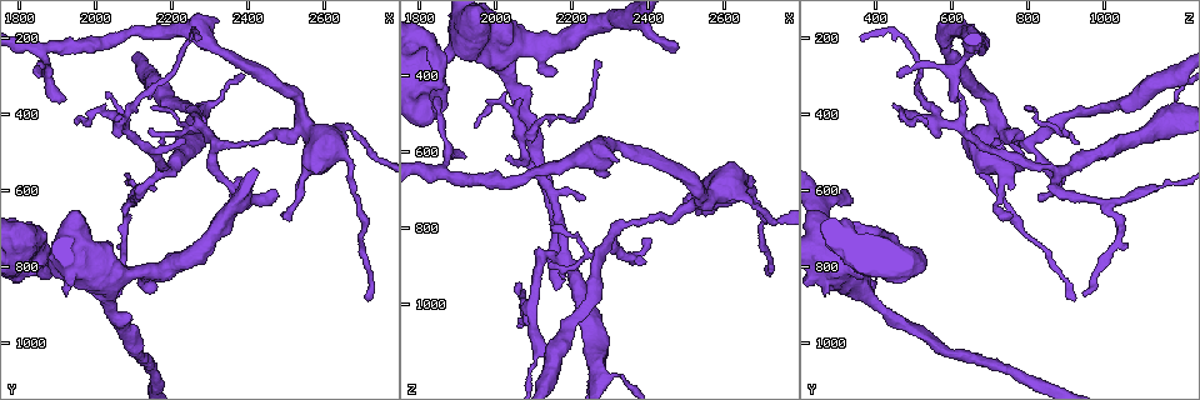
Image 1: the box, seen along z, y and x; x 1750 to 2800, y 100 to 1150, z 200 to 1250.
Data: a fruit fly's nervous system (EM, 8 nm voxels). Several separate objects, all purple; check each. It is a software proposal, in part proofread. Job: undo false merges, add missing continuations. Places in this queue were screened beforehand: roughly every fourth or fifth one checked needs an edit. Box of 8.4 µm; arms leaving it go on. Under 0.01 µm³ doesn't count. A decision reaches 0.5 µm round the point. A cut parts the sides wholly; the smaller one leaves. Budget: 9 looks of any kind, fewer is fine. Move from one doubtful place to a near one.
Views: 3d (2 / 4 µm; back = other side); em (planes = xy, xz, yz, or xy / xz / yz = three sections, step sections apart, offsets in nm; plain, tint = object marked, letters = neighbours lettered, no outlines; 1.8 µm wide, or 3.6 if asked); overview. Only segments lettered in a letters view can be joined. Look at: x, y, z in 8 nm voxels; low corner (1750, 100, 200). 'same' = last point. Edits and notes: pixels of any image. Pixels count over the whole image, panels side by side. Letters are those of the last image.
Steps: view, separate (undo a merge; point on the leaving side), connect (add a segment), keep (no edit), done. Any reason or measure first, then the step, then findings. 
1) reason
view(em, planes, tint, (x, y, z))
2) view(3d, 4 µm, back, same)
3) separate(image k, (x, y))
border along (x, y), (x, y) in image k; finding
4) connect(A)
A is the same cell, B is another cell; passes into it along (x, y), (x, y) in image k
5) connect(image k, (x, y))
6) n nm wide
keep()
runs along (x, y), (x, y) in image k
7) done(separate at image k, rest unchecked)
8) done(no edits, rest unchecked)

two arms at a narrow angle
view(em, yz, step 4, tint, (2550, 560, 745))

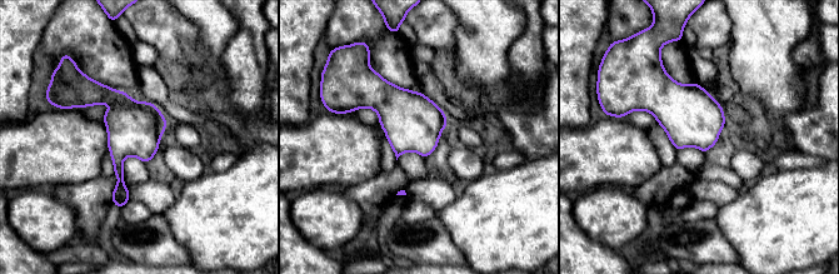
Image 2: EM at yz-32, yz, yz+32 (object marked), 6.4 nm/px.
view(em, yz, step 4, letters, same)

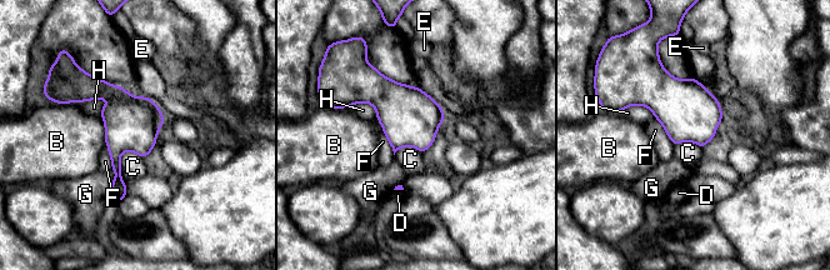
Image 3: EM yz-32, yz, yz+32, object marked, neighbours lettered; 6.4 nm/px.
H touches over 240 nm
keep()
B, C, D, E, F, G and H are other cells; border along (133, 150), (120, 156), (124, 183) in image 3; all the same neuron

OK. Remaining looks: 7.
tapers out
view(3d, 2 µm, (2240, 460, 715))

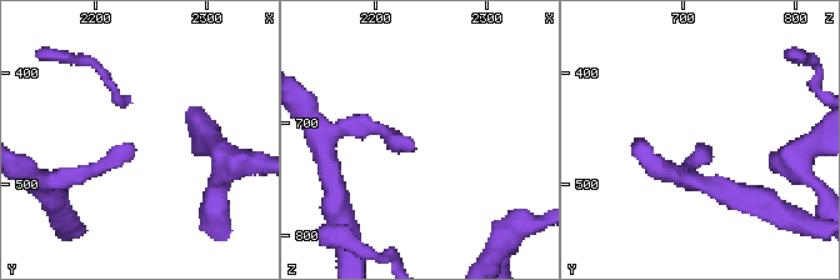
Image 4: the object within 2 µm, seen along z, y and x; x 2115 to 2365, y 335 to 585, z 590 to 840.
view(em, xy, step 4, letters, (2230, 464, 712))

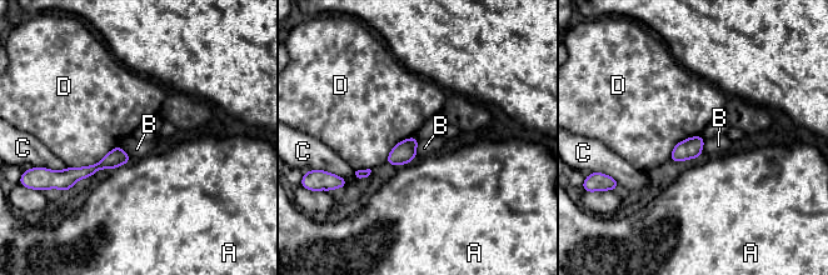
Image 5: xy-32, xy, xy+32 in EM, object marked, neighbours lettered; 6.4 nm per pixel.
view(em, planes, letters, same)

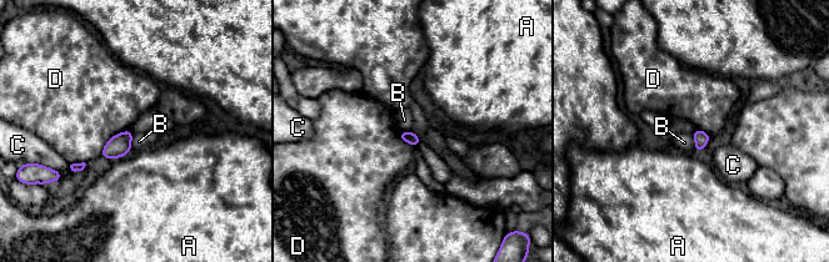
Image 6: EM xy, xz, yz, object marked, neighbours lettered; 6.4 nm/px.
D touches over 260 nm
keep()
A, B, C and D are other cells; border along (692, 134), (695, 141), (695, 151) in image 6; none of them fits

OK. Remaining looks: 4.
abrupt turn
view(3d, 4 µm, (2025, 405, 485))

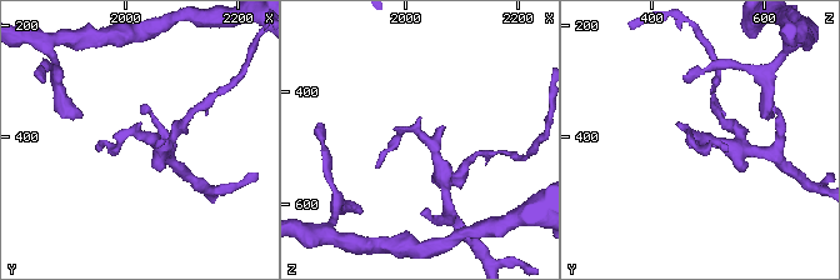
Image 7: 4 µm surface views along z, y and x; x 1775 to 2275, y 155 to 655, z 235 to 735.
now the EM
view(em, xy, step 16, tint, (2025, 405, 480))

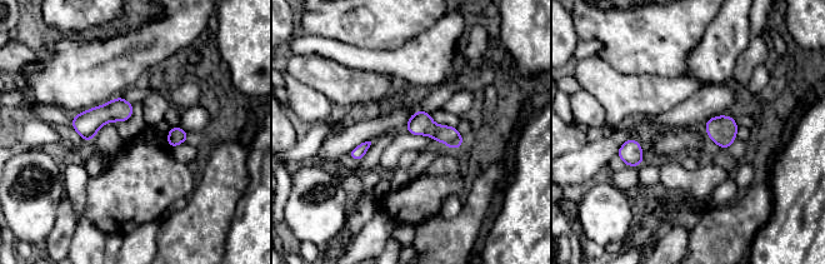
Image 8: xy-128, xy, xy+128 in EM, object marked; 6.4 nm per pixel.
what lies round it
view(em, xy, step 16, letters, same)

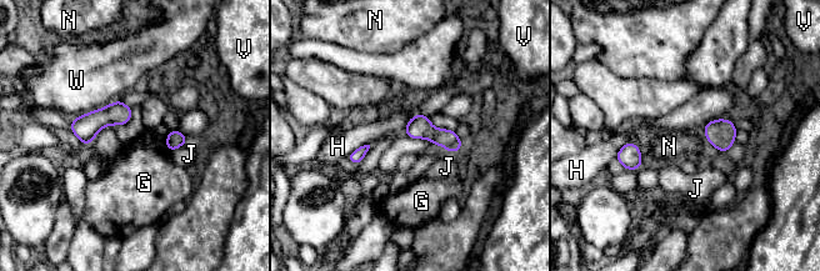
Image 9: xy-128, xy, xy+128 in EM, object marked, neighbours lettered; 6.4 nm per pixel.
keep()
G, H, J, N, V and W are other cells; all the same neuron

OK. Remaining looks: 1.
done(no edits, rest unchecked)

